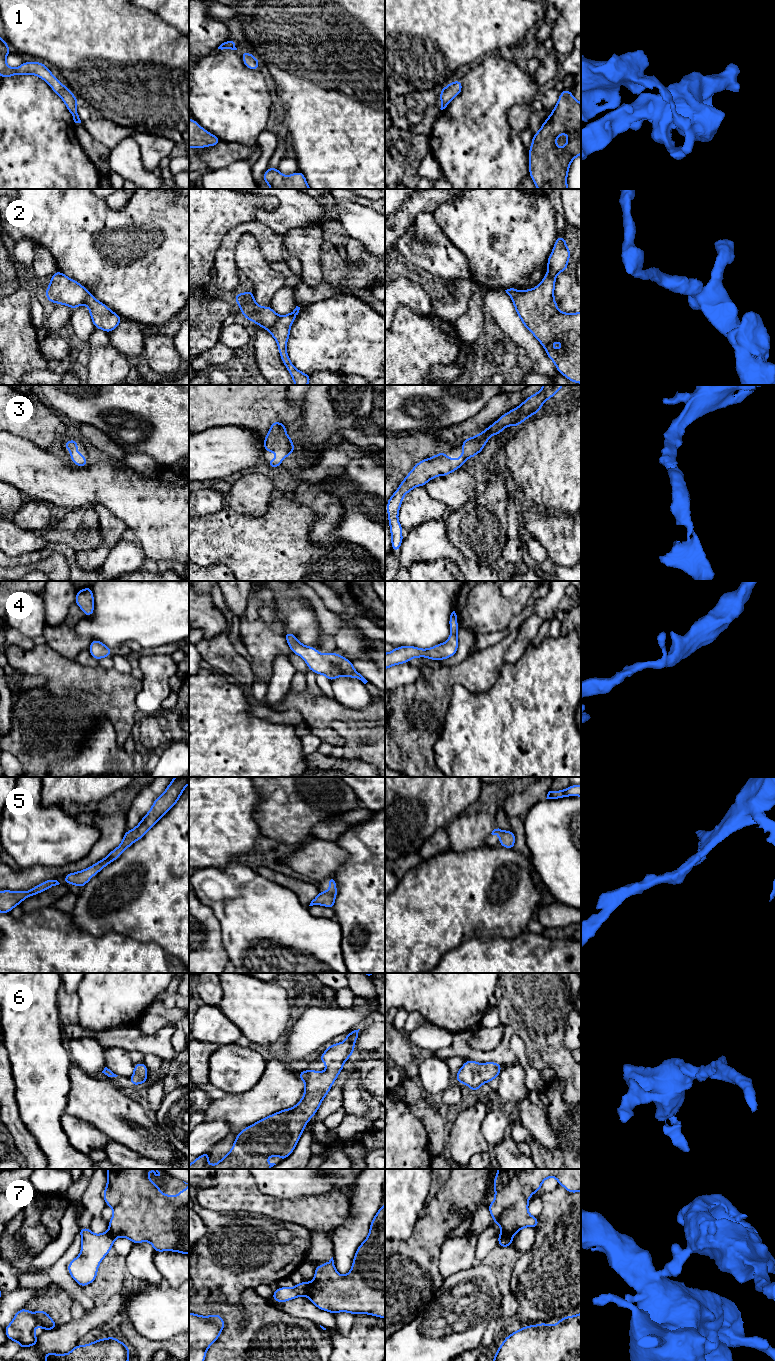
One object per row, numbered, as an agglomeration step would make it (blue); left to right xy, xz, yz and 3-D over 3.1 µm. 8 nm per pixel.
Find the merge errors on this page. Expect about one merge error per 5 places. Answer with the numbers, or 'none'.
2, 7

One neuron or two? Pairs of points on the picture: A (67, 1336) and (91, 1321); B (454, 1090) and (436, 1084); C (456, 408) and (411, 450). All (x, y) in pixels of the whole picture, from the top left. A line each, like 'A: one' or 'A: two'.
A: one
B: two
C: two

